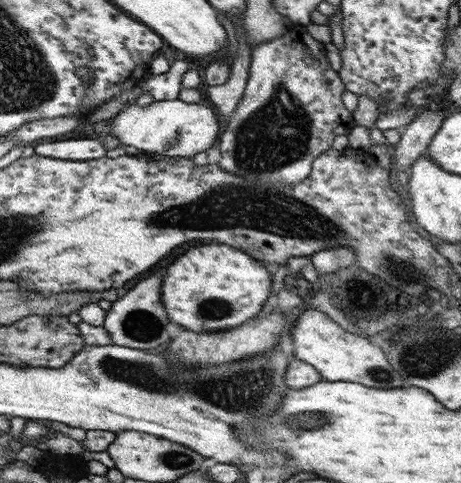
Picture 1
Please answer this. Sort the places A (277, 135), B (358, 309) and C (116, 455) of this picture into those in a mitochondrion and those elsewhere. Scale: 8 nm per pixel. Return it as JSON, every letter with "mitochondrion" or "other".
{"A":"mitochondrion","B":"other","C":"other"}

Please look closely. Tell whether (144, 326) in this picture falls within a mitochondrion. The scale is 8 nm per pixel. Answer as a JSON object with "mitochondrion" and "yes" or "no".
{"mitochondrion":"yes"}

